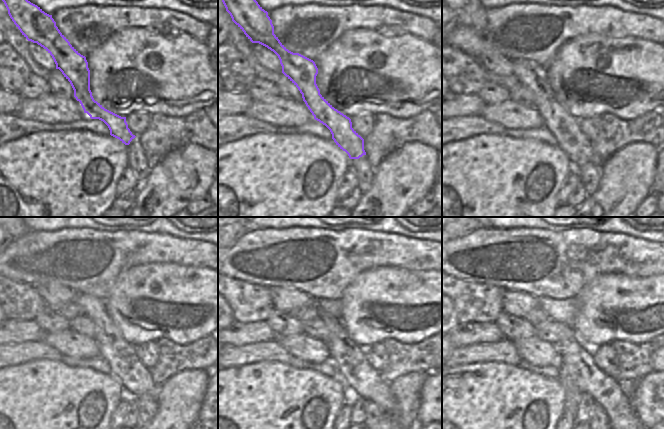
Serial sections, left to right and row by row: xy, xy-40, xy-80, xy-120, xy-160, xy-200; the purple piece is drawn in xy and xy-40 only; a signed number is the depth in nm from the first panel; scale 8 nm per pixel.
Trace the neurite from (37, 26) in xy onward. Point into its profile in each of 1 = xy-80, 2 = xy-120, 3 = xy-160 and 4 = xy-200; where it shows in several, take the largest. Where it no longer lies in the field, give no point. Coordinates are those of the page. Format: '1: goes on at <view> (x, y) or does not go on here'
1: goes on at xy-80 (566, 129)
2: goes on at xy-120 (135, 378)
3: goes on at xy-160 (361, 379)
4: goes on at xy-200 (576, 357)

